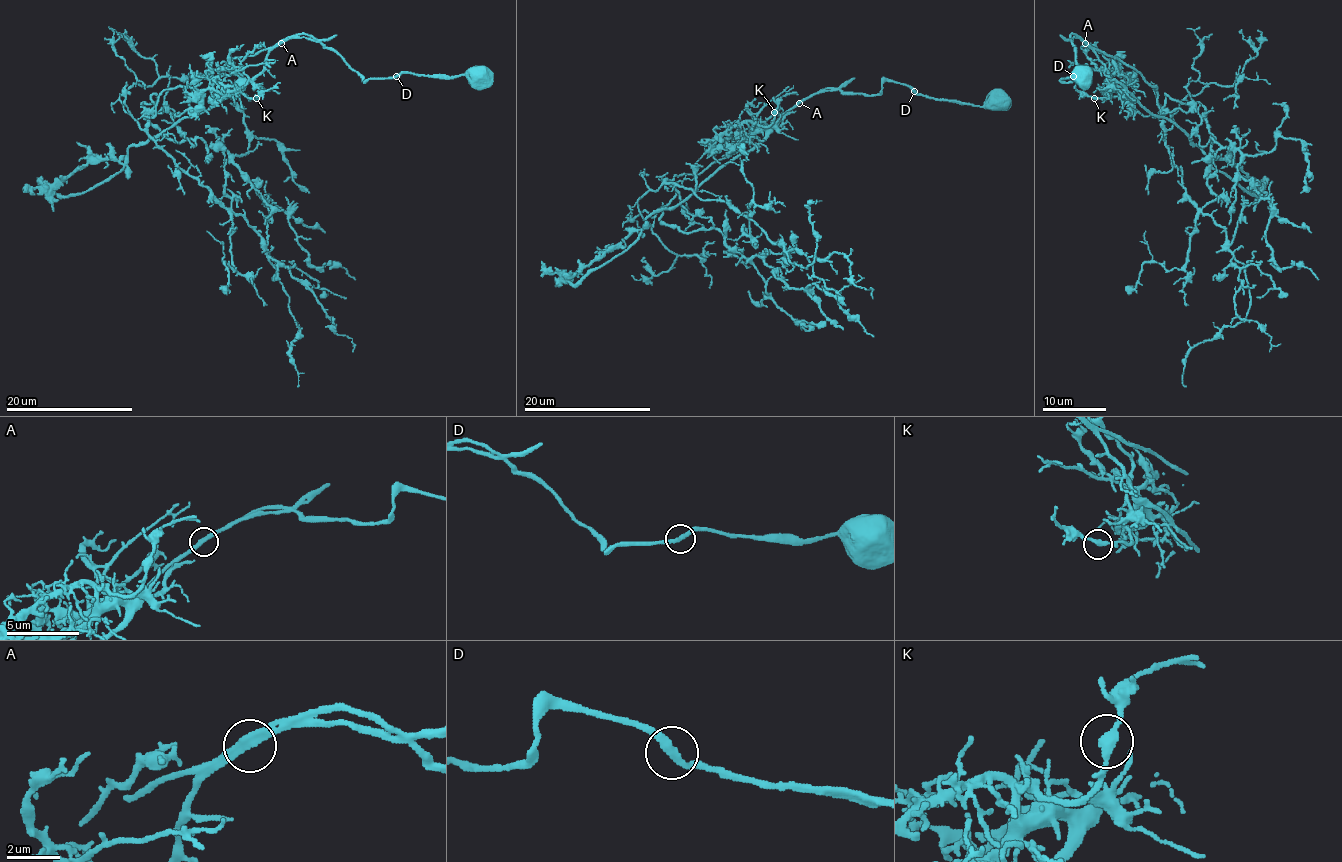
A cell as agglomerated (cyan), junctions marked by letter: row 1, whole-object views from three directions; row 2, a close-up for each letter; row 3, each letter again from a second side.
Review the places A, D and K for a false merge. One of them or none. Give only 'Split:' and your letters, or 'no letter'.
Split: A

